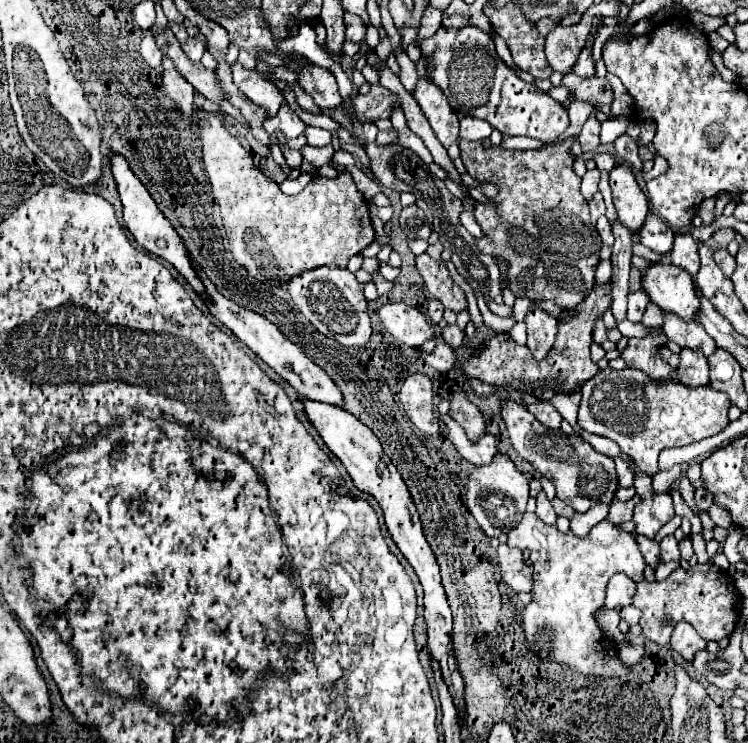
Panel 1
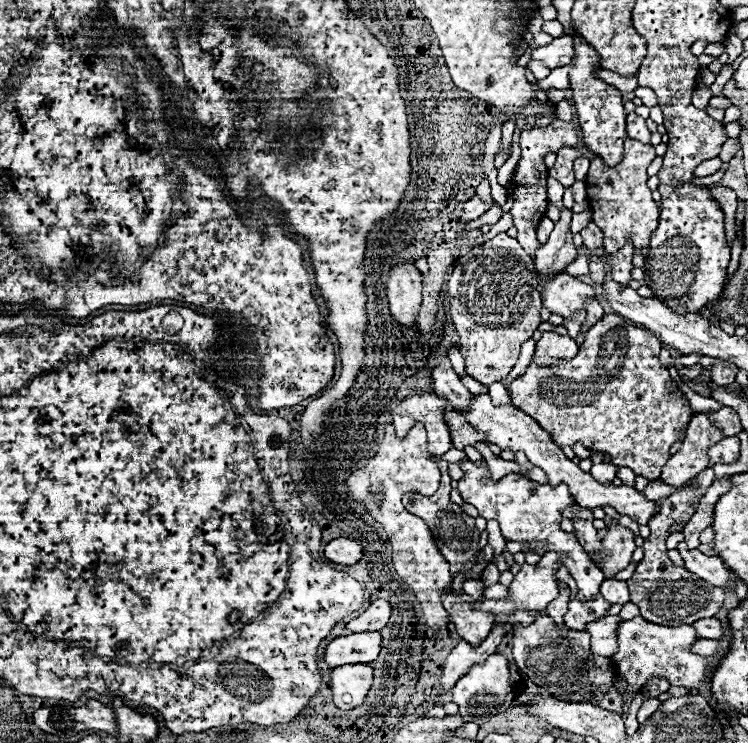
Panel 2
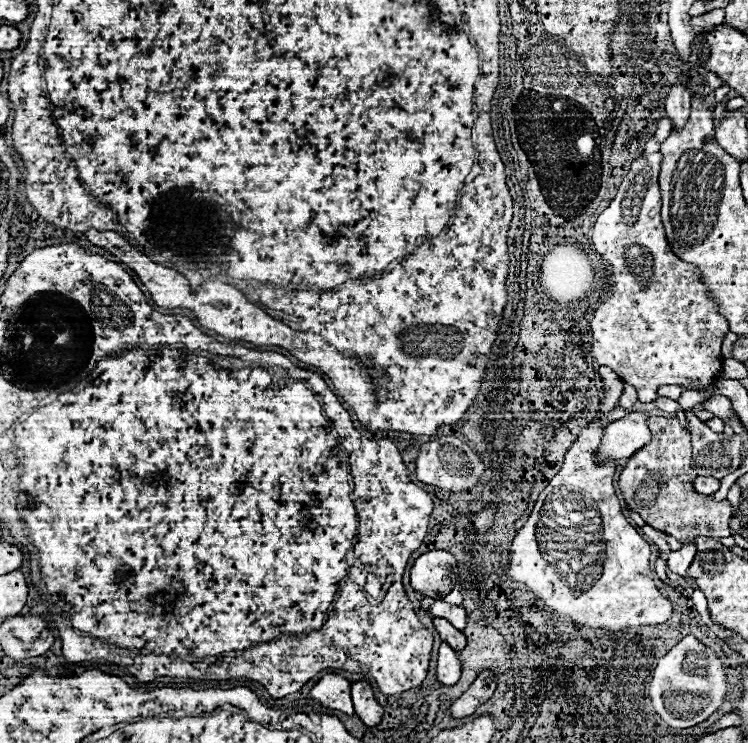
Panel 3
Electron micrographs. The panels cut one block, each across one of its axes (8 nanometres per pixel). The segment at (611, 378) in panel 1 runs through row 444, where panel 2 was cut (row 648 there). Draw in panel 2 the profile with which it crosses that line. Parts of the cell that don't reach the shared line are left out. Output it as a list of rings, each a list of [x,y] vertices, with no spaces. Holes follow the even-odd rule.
[[[642,616],[626,620],[618,628],[618,652],[612,656],[612,662],[620,676],[626,678],[628,690],[640,692],[650,676],[666,676],[672,686],[698,688],[708,678],[708,658],[690,654],[690,646],[696,642],[696,632],[692,626],[660,626],[646,622]]]

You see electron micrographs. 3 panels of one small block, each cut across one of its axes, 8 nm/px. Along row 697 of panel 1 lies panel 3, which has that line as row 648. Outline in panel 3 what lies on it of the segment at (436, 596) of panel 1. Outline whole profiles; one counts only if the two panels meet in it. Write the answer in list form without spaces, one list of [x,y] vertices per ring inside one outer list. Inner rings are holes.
[[[434,618],[434,626],[436,626],[440,638],[452,646],[452,650],[458,652],[458,650],[462,650],[466,646],[466,636],[460,630],[452,628],[452,624],[448,624],[448,620]]]

